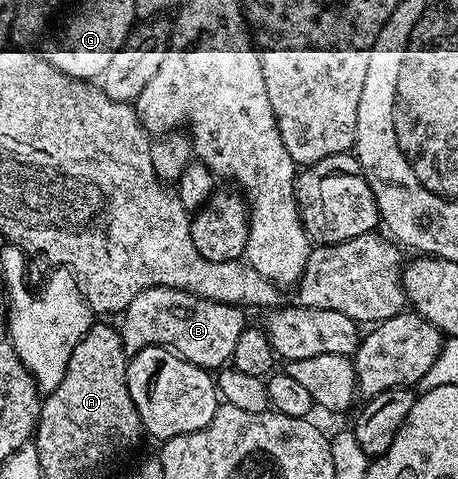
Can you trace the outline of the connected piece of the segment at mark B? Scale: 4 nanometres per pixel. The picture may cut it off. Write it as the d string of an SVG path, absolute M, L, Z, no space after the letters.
M155 286L135 294L120 317L119 331L126 353L147 346L168 346L187 362L206 370L224 369L232 361L233 351L247 327L246 313L236 304L224 304L202 296L192 296L181 288Z

